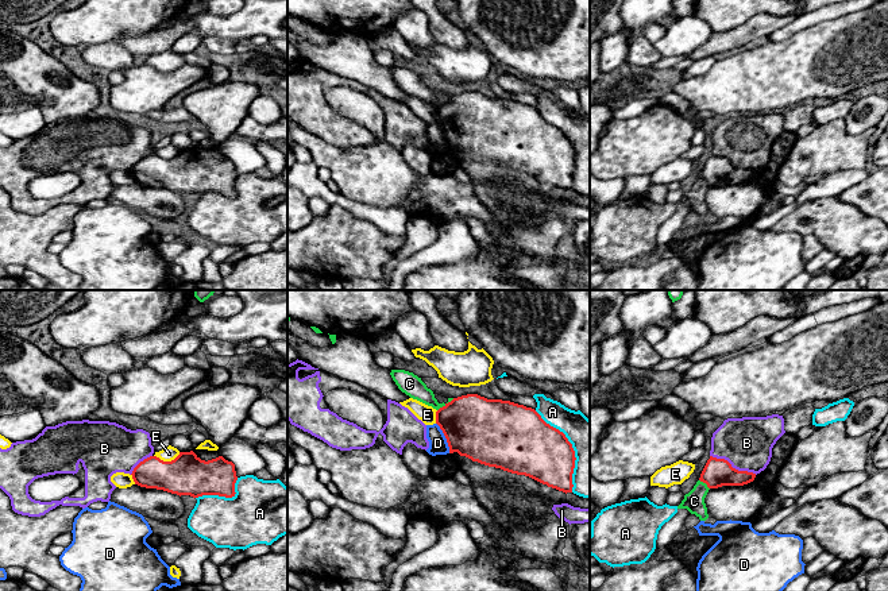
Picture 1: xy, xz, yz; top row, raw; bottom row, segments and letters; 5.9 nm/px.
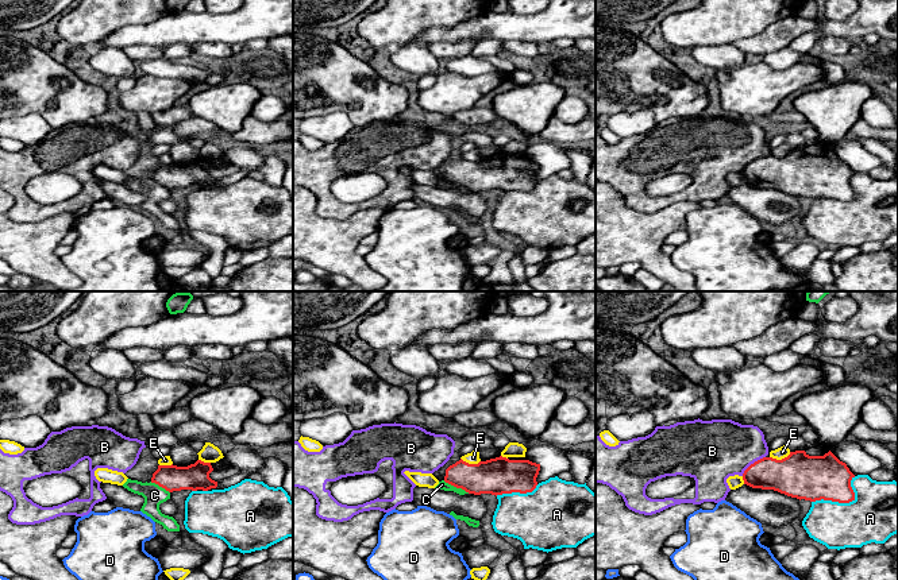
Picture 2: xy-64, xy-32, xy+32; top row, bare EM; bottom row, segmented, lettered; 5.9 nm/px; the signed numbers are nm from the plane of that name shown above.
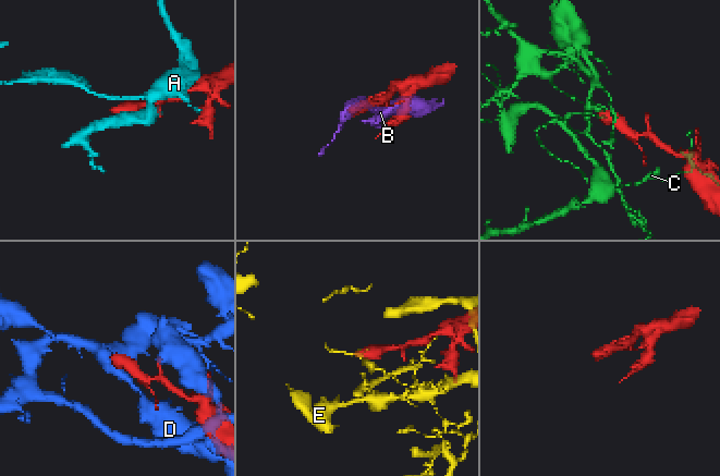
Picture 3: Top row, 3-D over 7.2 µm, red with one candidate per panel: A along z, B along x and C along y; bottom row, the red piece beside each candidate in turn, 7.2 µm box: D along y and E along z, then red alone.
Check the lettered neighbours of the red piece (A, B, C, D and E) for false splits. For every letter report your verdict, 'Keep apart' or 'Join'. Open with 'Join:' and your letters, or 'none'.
Join: none
A: Keep apart
B: Keep apart
C: Keep apart
D: Keep apart
E: Keep apart

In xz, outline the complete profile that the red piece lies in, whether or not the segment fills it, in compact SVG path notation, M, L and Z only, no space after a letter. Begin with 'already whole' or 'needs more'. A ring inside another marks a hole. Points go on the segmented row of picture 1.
already whole; M467 394L440 407L436 412L436 424L447 439L449 453L457 452L472 461L529 476L565 494L572 492L576 460L572 444L534 409L510 401Z

